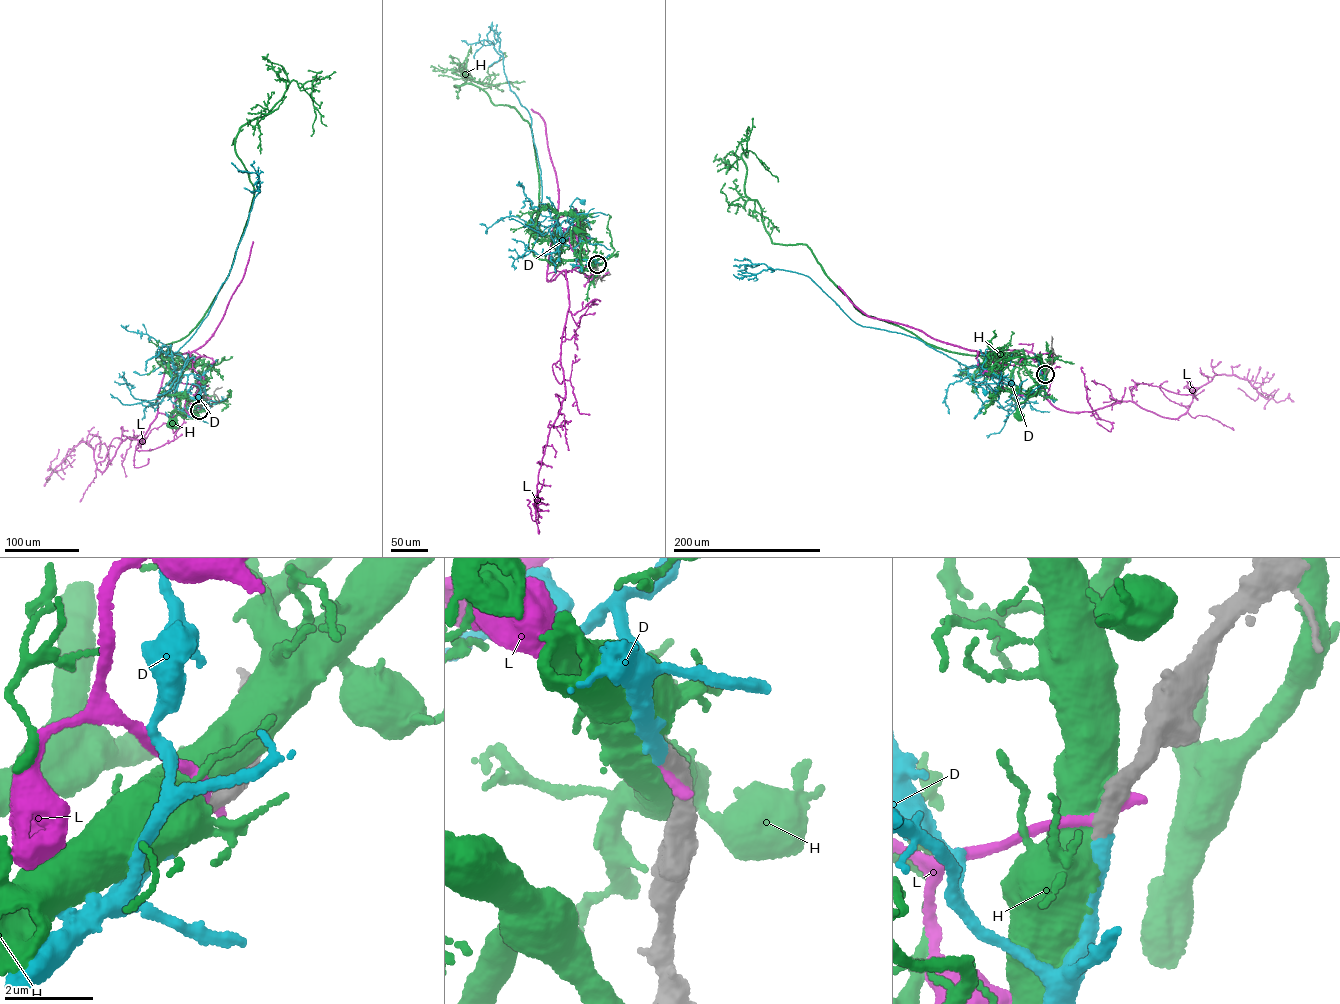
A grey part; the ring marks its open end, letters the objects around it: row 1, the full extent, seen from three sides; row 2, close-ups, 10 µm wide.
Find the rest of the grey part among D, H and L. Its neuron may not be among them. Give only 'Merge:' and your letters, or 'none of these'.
Merge: D

